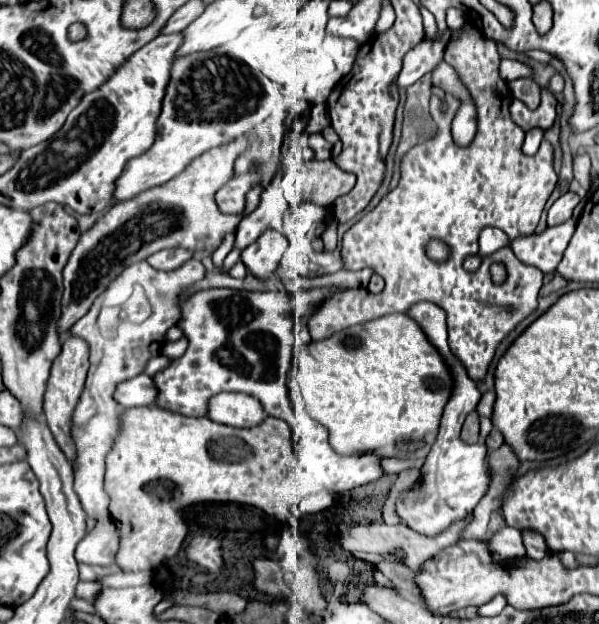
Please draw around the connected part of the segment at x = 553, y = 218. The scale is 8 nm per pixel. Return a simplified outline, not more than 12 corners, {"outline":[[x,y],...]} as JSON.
{"outline":[[564,193],[548,211],[548,225],[568,221],[578,207],[576,193]]}

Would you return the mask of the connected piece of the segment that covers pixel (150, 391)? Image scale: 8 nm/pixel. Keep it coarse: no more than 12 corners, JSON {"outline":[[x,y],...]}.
{"outline":[[152,377],[120,383],[114,397],[124,407],[154,405]]}

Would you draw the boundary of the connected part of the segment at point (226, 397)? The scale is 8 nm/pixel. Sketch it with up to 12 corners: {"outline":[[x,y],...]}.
{"outline":[[244,393],[212,397],[208,417],[230,427],[266,419],[260,401]]}

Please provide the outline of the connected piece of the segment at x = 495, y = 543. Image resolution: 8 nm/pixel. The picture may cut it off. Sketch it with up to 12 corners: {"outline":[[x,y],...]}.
{"outline":[[505,526],[489,547],[500,559],[526,553],[520,530]]}

